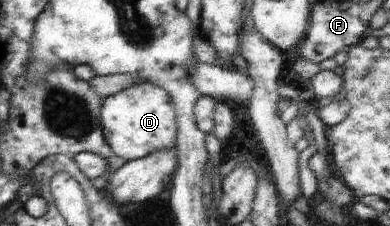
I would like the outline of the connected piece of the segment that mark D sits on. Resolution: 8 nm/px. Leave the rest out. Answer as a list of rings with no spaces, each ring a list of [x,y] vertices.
[[[146,82],[132,84],[105,98],[100,108],[100,126],[113,154],[126,162],[160,150],[170,150],[175,146],[178,134],[172,98],[164,88]]]

